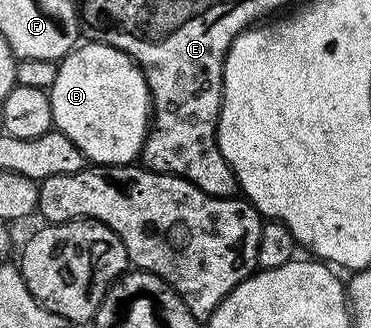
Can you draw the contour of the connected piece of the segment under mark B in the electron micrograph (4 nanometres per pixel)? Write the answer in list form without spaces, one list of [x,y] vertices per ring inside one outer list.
[[[98,41],[90,42],[80,42],[74,51],[69,52],[64,59],[58,60],[57,81],[53,81],[49,92],[51,96],[51,108],[53,109],[54,130],[65,133],[65,137],[69,137],[69,141],[73,141],[73,145],[77,145],[77,149],[81,149],[84,160],[90,161],[92,164],[104,167],[122,167],[134,164],[140,158],[143,143],[147,140],[147,128],[151,125],[151,94],[147,88],[147,78],[144,77],[142,69],[121,49],[110,47]]]

